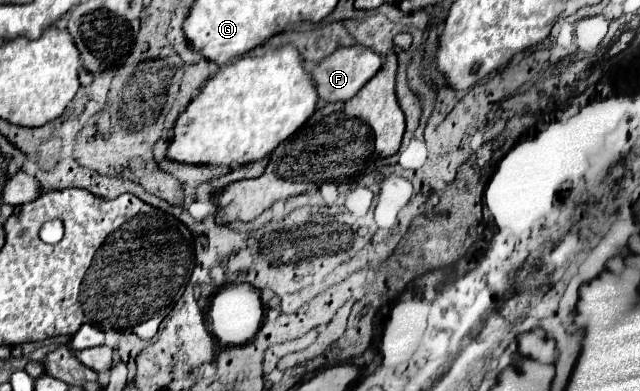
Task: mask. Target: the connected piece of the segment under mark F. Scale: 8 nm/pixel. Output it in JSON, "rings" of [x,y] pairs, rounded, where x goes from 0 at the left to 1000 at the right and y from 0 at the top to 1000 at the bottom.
{"rings":[[[567,115],[533,120],[514,146],[508,146],[505,156],[498,156],[498,166],[486,182],[486,197],[495,217],[495,243],[505,258],[545,258],[595,176],[595,166],[598,166],[598,151],[586,130]]]}

